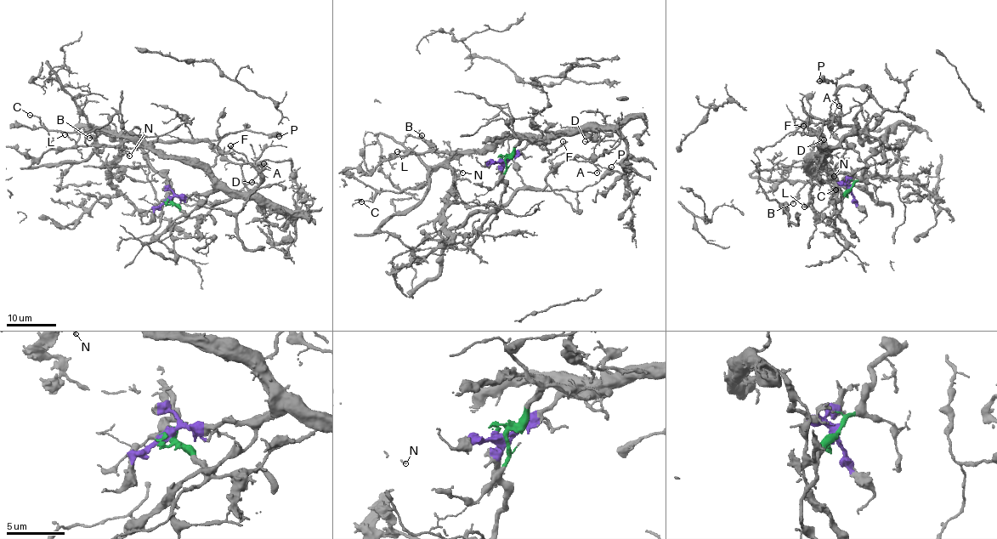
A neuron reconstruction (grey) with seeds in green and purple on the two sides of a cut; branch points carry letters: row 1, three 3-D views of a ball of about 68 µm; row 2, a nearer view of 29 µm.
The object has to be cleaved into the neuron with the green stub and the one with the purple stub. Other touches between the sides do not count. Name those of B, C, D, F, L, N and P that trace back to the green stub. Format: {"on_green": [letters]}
{"on_green": ["P"]}

